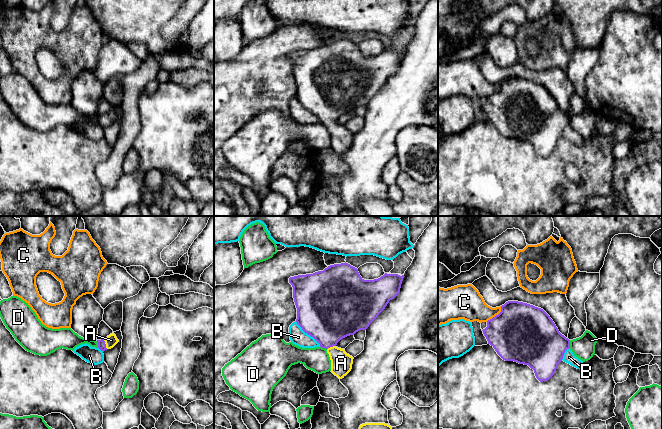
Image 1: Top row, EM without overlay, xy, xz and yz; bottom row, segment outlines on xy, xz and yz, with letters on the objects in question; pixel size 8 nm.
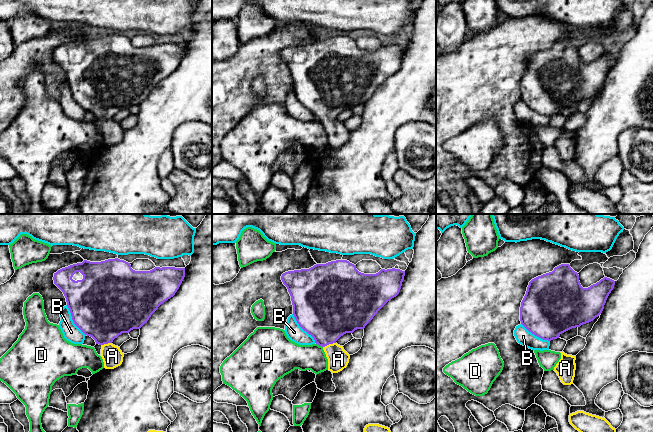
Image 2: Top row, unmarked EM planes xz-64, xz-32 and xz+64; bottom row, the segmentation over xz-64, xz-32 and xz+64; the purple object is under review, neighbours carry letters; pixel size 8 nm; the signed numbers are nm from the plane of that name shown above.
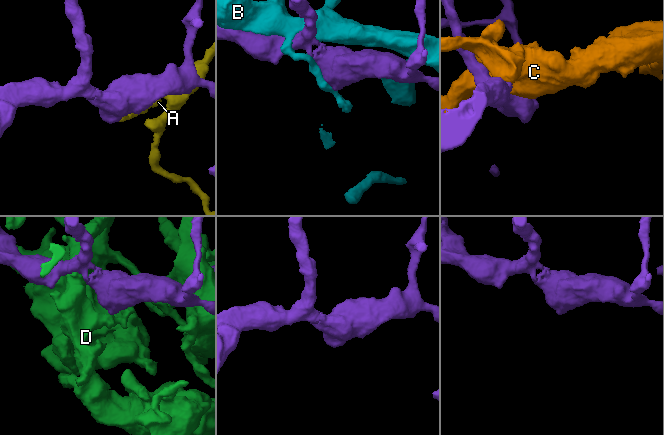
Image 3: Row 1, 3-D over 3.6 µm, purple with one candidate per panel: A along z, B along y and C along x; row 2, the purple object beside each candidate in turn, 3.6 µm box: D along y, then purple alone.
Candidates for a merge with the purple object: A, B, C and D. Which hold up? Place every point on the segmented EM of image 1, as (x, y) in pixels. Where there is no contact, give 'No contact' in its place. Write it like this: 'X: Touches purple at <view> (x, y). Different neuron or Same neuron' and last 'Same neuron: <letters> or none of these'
A: Touches purple at xy (105, 344). Same neuron
B: Touches purple at xz (308, 334). Different neuron
C: Touches purple at yz (496, 315). Different neuron
D: Touches purple at yz (569, 344). Different neuron
Same neuron: A

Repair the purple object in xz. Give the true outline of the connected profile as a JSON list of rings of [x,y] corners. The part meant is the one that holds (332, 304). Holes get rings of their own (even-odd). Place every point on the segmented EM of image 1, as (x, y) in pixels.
[[[348,263],[334,264],[313,274],[289,278],[297,308],[297,324],[325,348],[331,360],[331,372],[339,379],[352,369],[353,357],[338,348],[337,343],[369,325],[400,292],[404,275],[385,273],[378,279],[364,280],[358,269]]]

